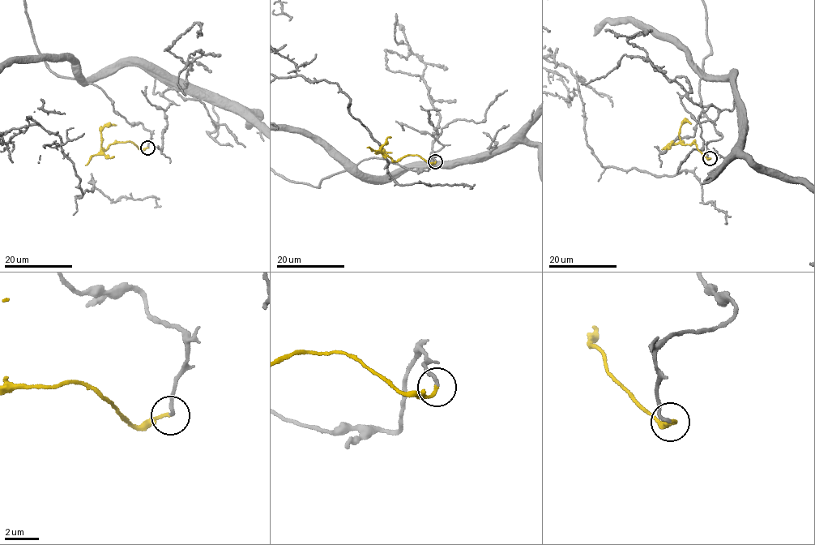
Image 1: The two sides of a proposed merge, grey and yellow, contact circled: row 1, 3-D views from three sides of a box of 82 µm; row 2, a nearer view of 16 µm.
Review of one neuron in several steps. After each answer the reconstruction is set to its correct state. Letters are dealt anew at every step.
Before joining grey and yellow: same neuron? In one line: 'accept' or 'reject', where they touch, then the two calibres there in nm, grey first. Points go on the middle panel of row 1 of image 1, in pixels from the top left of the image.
accept; place (435, 161); calibres 200 and 180 nm

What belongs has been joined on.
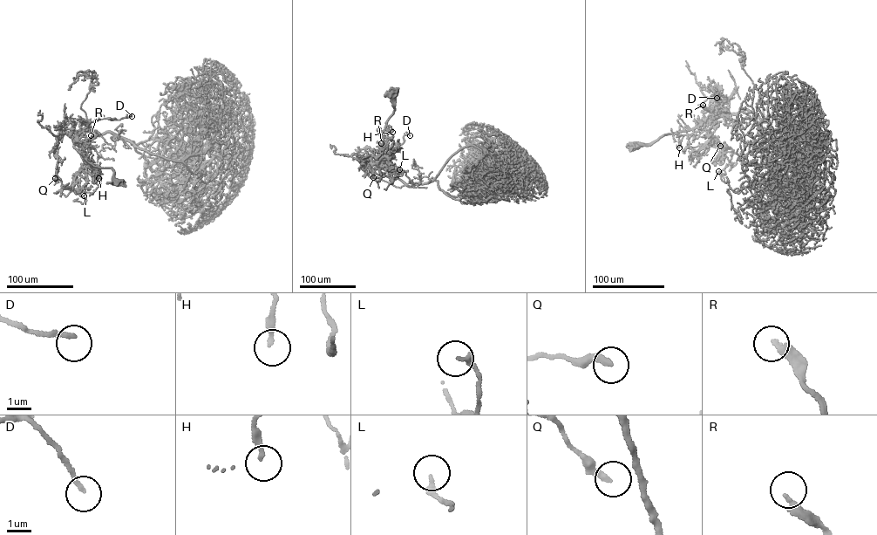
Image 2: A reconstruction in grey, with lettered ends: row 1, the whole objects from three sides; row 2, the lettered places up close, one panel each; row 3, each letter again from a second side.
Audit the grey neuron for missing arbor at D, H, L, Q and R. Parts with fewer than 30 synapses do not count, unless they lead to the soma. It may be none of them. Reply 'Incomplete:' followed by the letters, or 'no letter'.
Incomplete: no letter

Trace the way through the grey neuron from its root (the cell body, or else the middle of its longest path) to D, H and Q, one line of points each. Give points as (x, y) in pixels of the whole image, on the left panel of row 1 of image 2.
D: (118, 181), (112, 168), (94, 165), (74, 146), (77, 136), (91, 122), (132, 116)
H: (118, 181), (113, 178), (112, 168), (95, 166), (91, 161), (91, 165), (97, 168), (98, 178)
Q: (118, 181), (112, 168), (94, 165), (80, 152), (84, 163), (74, 184), (64, 186), (55, 178)

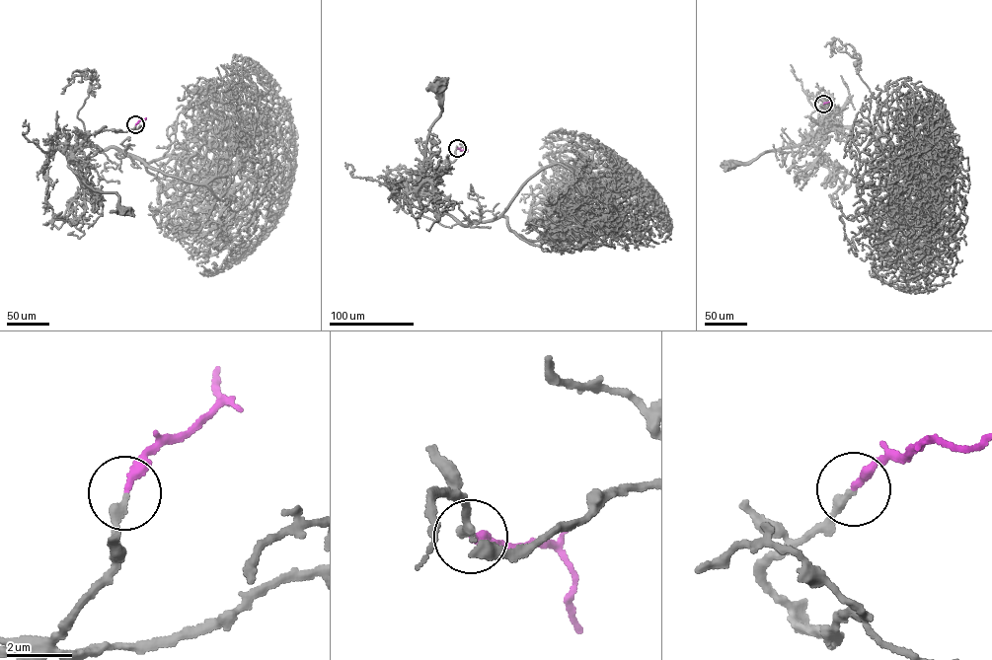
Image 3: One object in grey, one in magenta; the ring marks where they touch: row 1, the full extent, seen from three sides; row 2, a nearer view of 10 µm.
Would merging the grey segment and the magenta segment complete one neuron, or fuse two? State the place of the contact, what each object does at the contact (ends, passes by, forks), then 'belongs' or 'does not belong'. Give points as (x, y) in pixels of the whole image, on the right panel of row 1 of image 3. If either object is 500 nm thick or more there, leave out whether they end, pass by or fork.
(823, 104) | grey ends | magenta ends | belongs

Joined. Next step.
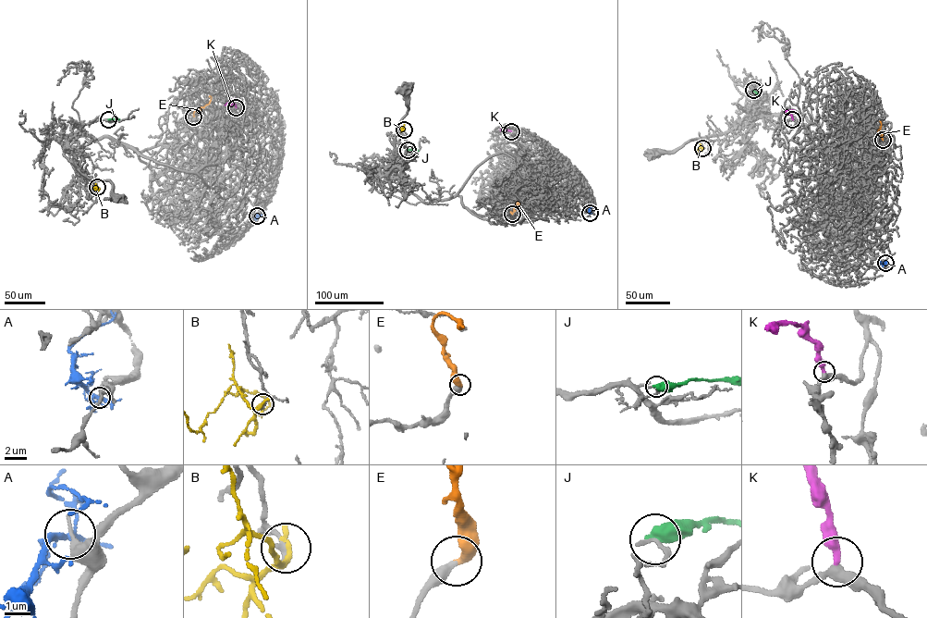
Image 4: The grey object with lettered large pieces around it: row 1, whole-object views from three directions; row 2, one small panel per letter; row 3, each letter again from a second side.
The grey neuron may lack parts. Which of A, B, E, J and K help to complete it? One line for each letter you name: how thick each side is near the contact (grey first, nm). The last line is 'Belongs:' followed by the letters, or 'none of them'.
E: calibres 360 and 400 nm
K: calibres 360 and 360 nm
Belongs: E, K

